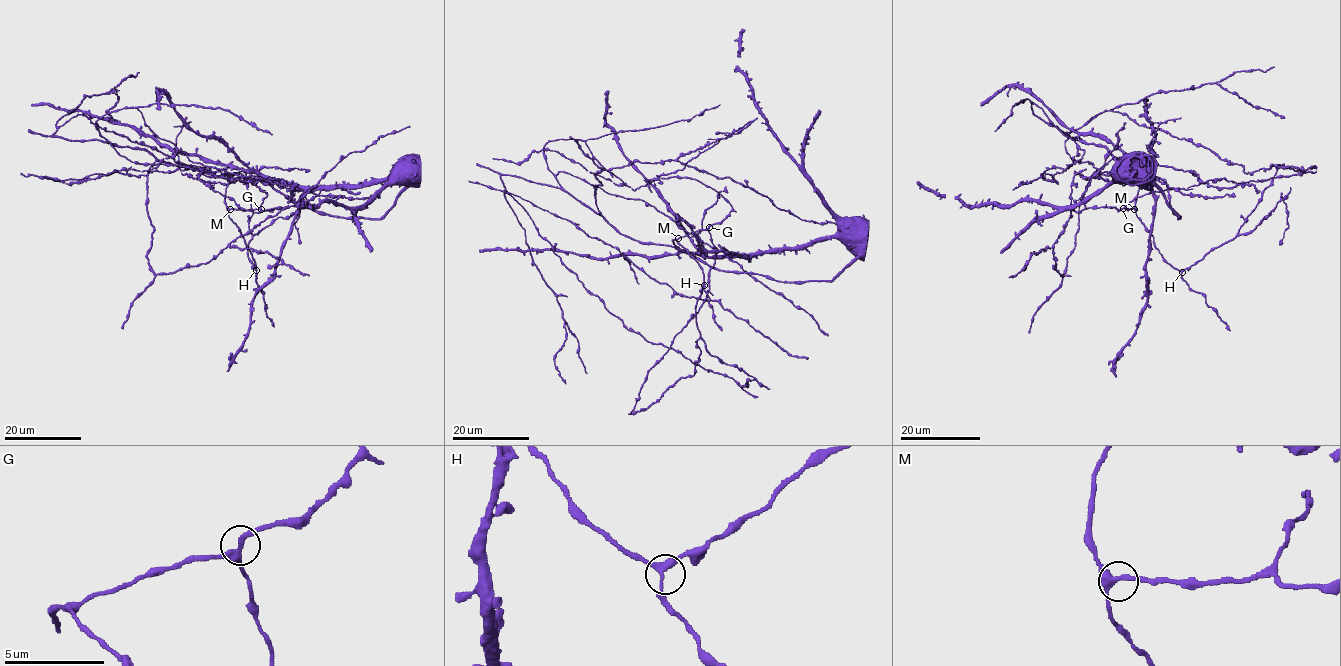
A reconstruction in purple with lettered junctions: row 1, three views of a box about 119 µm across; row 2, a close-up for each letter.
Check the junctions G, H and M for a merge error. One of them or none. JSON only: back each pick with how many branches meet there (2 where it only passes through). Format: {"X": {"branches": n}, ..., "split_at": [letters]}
{"split_at": []}

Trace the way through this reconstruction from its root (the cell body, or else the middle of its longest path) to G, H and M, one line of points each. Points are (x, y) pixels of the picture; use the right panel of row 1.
G: (1065, 146), (1069, 138), (1102, 145), (1116, 158), (1139, 168), (1143, 183), (1135, 207), (1123, 208)
H: (1065, 146), (1069, 138), (1102, 145), (1139, 168), (1143, 183), (1136, 215), (1159, 253), (1182, 272)
M: (1065, 146), (1069, 138), (1102, 145), (1116, 158), (1135, 164), (1143, 183), (1134, 209)

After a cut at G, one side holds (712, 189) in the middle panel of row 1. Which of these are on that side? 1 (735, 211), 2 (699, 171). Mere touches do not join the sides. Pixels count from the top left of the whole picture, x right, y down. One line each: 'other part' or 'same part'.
1: same part
2: other part

